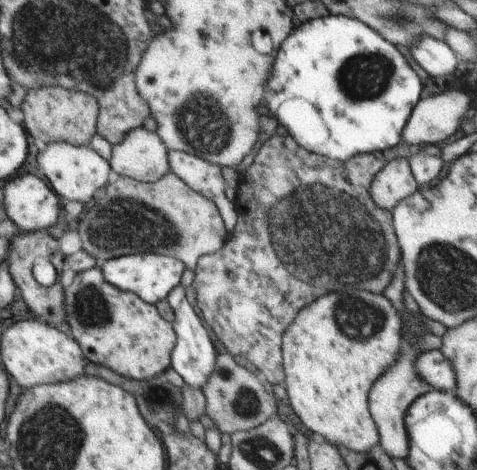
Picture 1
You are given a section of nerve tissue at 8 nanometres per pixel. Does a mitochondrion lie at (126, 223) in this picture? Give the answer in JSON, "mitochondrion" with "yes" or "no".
{"mitochondrion":"yes"}

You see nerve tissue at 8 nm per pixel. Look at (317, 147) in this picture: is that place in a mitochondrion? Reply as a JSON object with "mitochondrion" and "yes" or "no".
{"mitochondrion":"no"}

